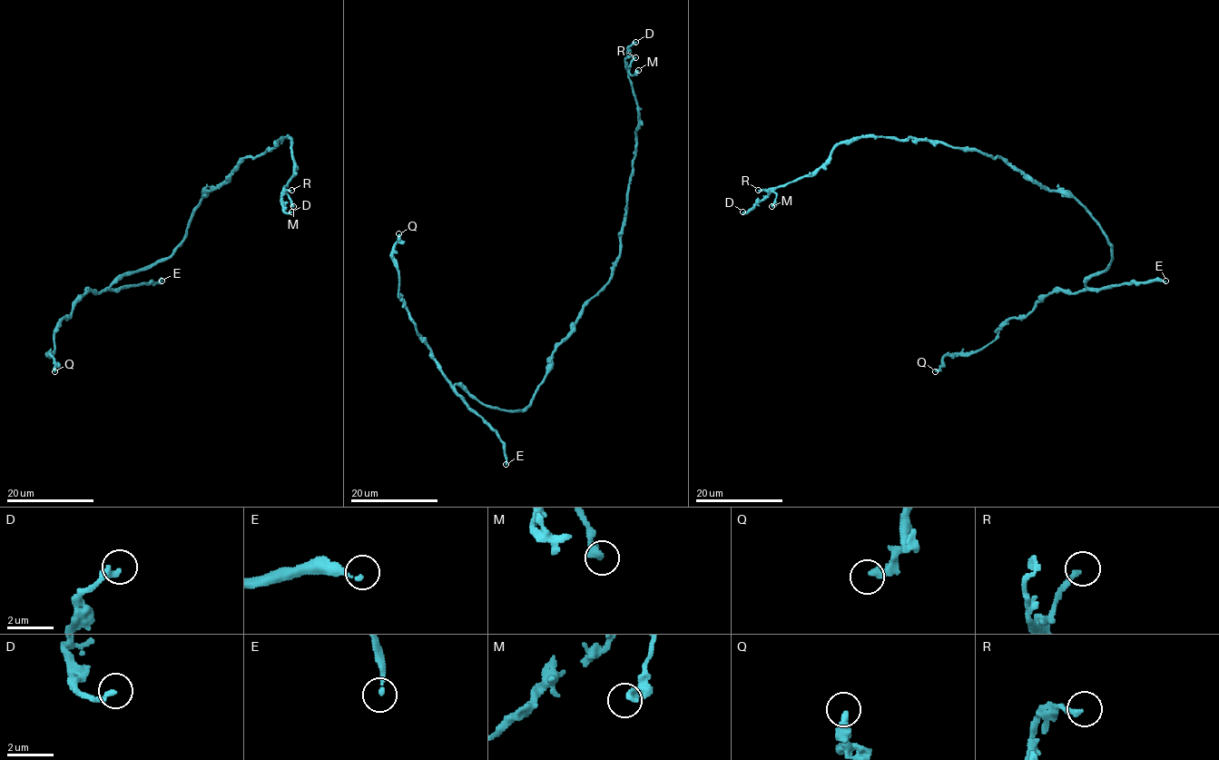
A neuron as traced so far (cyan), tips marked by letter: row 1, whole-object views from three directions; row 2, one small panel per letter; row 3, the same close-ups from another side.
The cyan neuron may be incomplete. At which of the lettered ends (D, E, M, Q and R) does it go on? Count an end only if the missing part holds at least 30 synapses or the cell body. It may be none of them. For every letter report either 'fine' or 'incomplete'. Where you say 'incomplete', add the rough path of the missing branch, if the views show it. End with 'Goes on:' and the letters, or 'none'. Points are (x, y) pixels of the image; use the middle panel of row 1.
D: incomplete | (635, 42), (639, 24), (633, 6), (620, 25), (624, 34)
E: fine
M: fine
Q: fine
R: fine
Goes on: D

